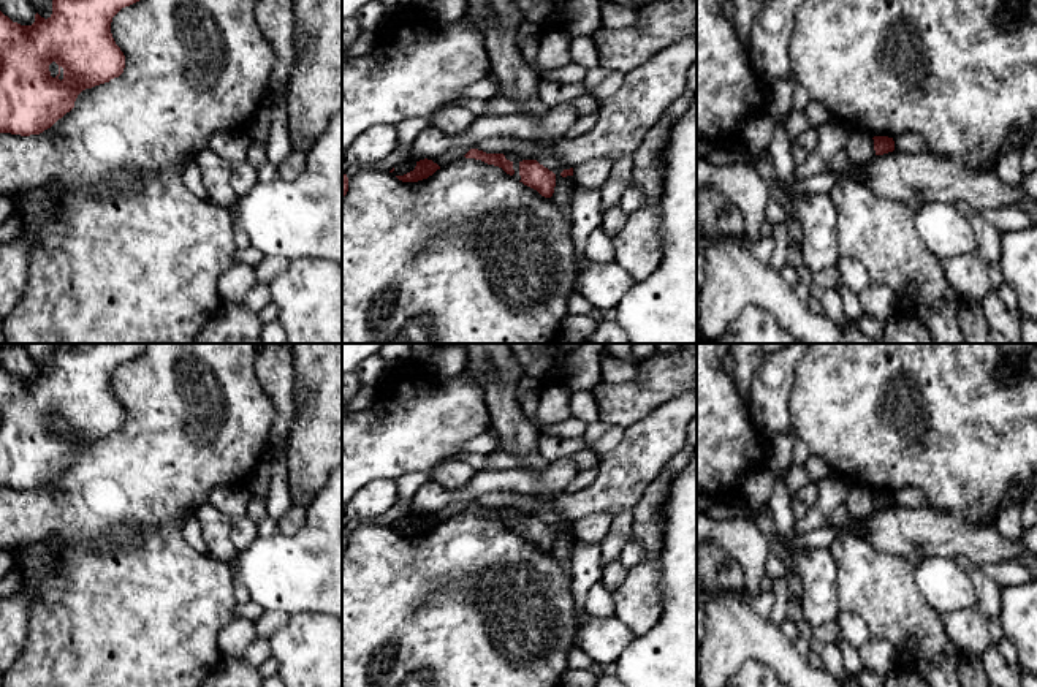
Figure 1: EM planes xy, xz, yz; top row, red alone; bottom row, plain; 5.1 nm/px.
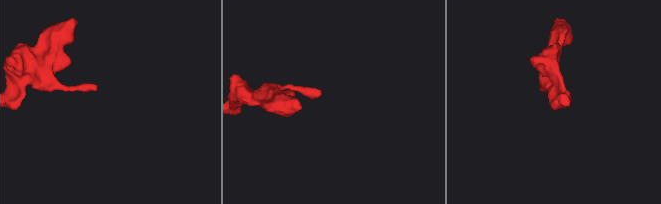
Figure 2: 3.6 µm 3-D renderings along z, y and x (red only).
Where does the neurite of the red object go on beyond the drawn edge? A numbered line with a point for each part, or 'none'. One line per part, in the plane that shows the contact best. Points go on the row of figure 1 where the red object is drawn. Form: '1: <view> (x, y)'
none

